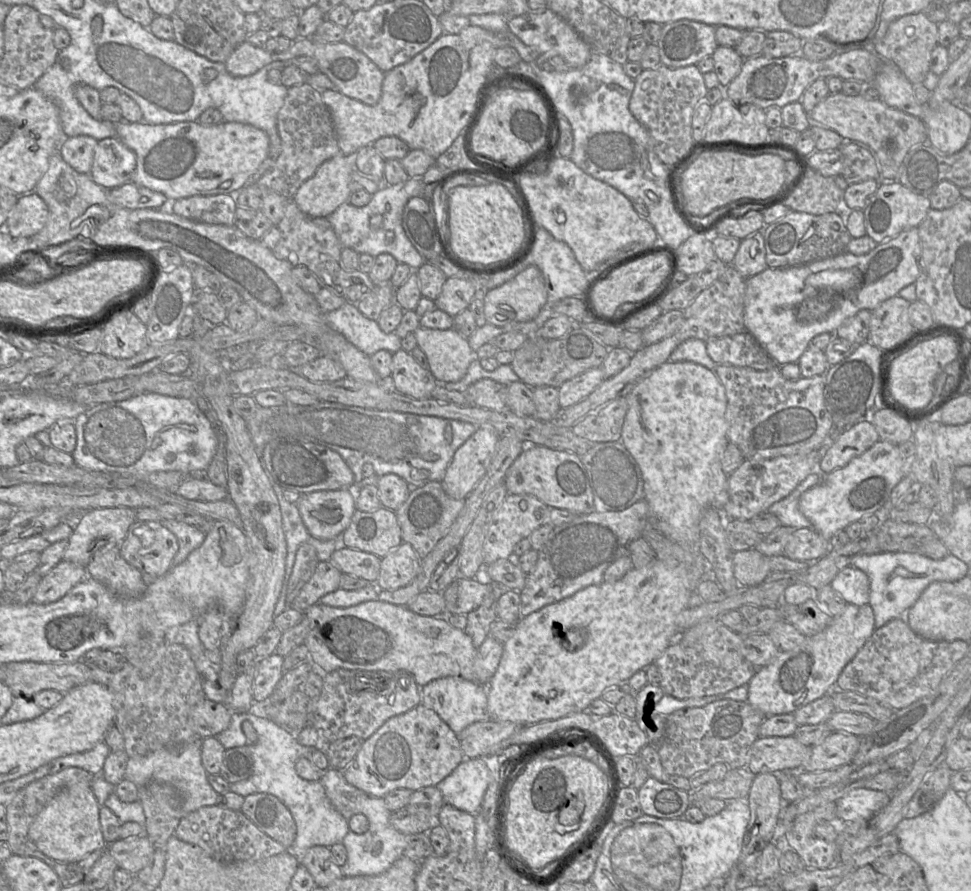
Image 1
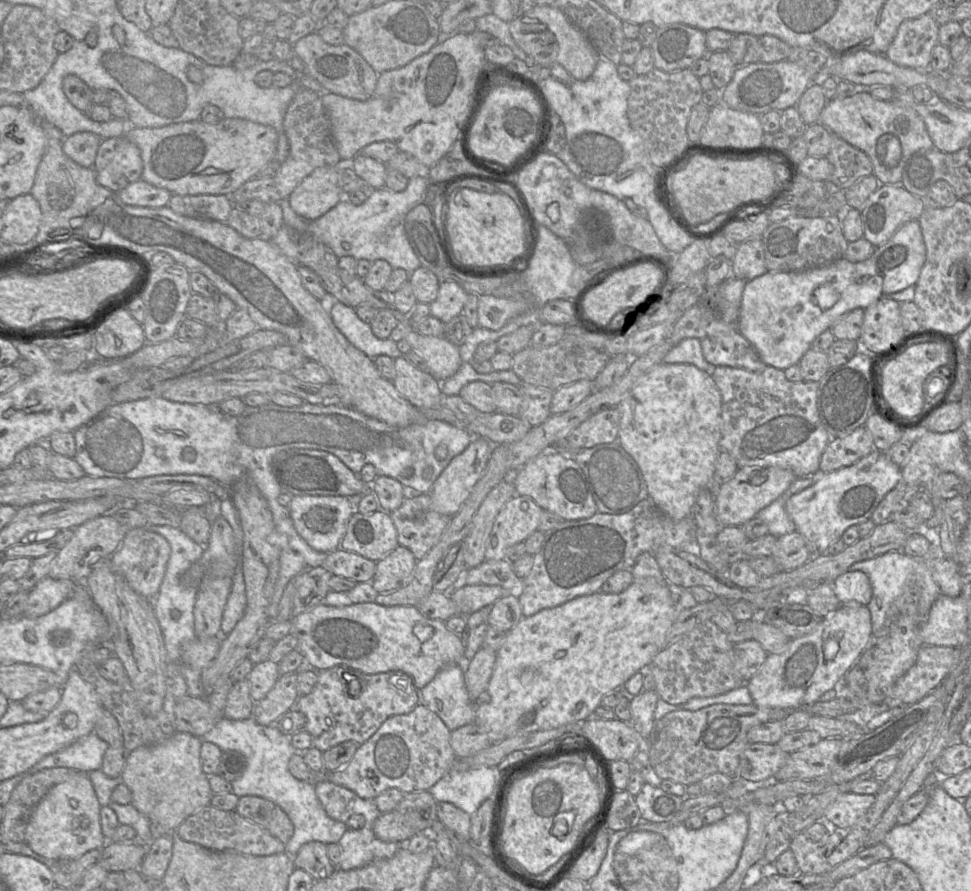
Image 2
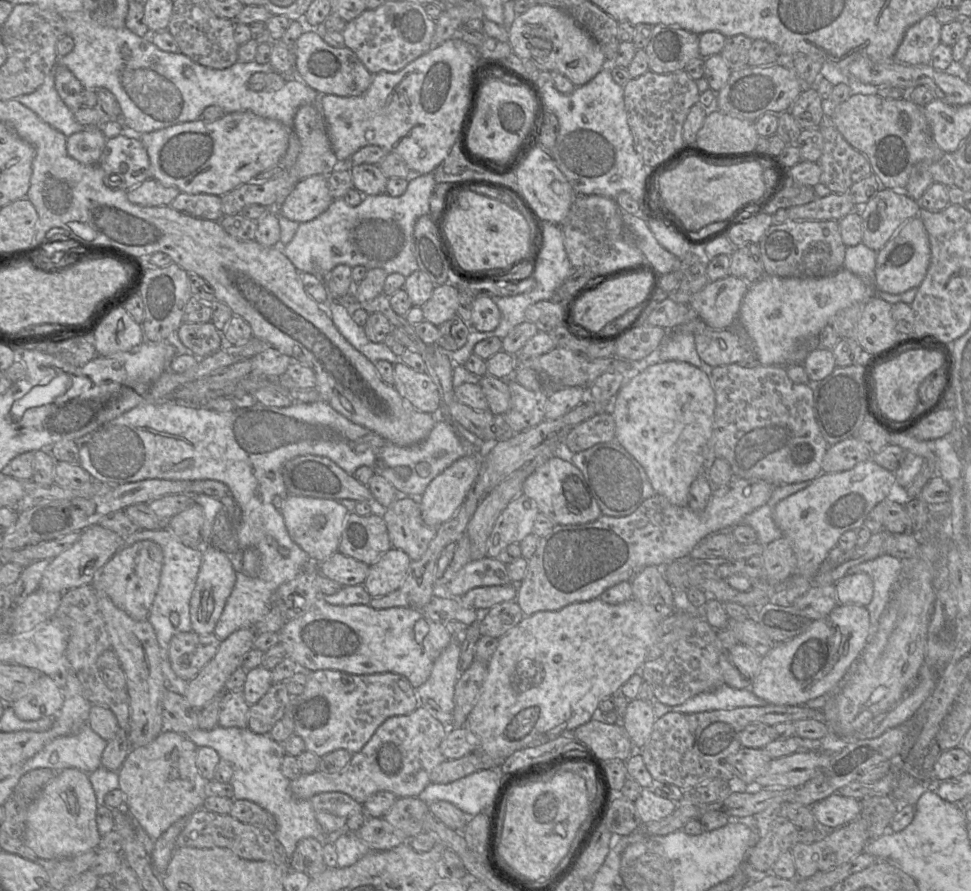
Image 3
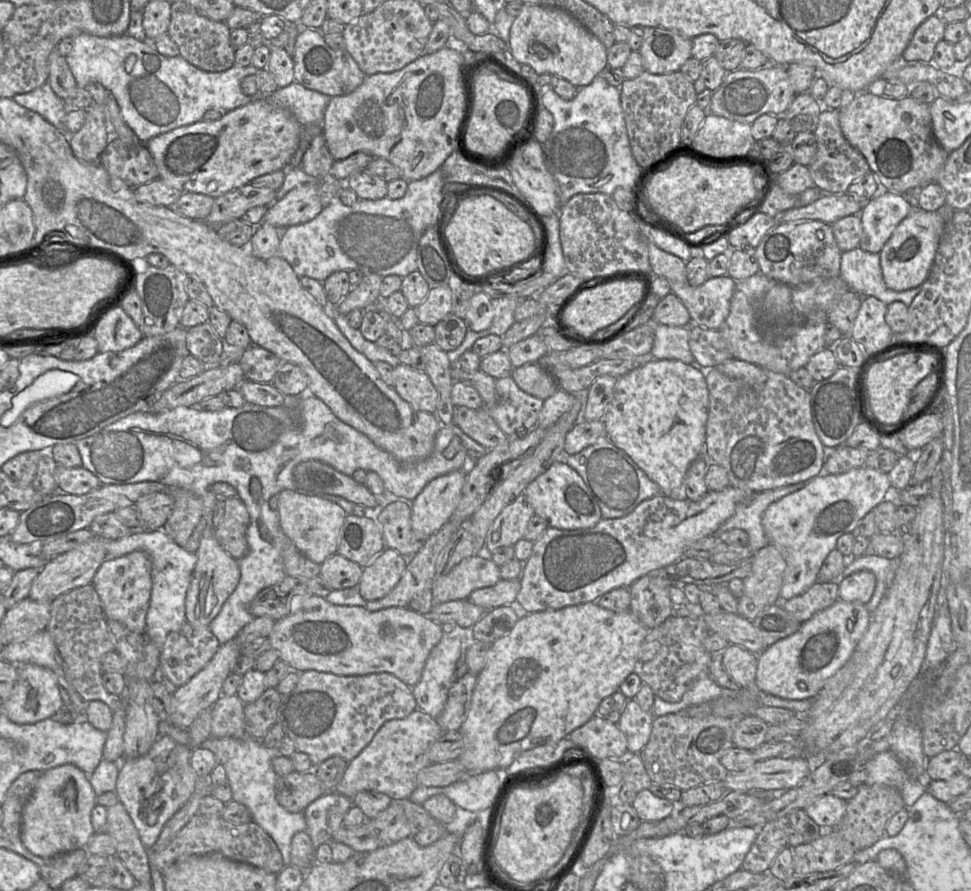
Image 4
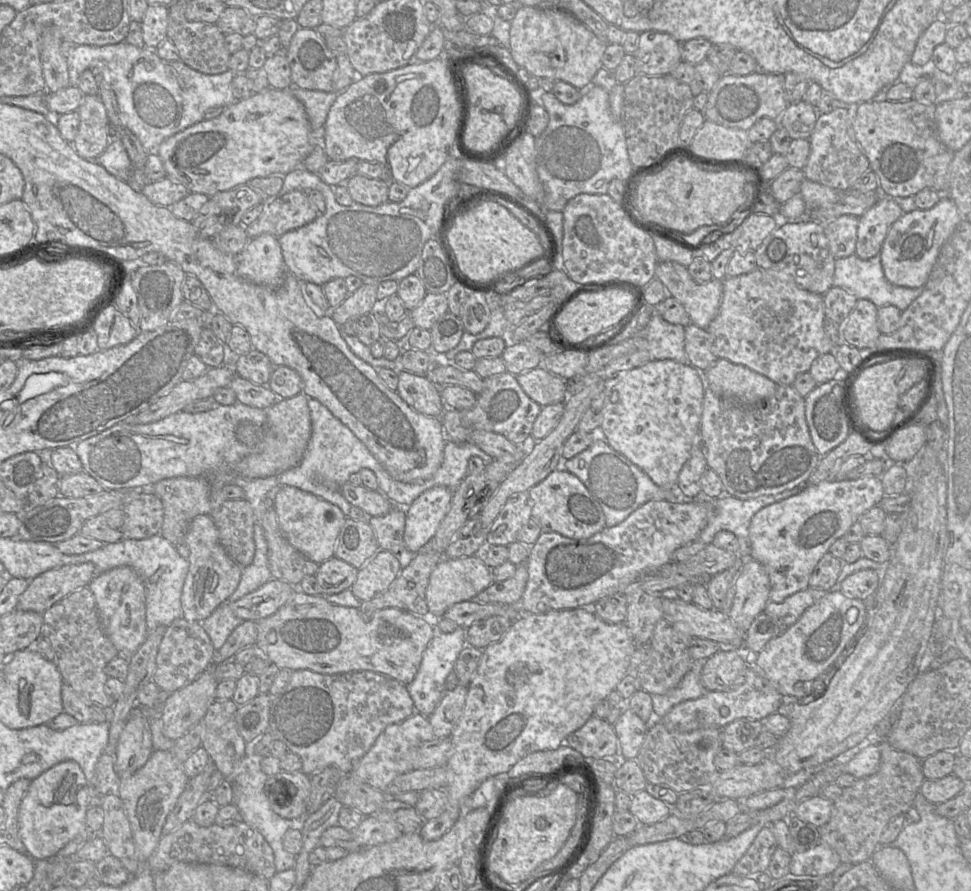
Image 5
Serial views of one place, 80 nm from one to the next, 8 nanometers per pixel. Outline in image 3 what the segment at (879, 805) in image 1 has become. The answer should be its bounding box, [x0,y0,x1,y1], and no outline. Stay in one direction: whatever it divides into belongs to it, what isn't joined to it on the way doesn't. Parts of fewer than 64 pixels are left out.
[810,792,861,829]

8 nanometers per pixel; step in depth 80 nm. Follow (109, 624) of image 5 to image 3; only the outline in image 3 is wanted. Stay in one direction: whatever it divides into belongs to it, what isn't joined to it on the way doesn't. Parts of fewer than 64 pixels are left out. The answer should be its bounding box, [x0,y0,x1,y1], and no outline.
[93,540,163,621]

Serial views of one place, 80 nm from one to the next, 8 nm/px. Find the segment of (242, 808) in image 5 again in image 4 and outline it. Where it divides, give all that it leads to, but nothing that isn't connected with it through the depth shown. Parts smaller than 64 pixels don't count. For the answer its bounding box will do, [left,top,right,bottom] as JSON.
[201,737,306,866]

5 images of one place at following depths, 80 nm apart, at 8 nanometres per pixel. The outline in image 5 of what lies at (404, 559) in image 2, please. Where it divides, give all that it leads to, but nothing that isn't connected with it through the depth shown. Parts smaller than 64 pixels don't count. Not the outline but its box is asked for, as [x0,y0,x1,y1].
[350,550,402,602]

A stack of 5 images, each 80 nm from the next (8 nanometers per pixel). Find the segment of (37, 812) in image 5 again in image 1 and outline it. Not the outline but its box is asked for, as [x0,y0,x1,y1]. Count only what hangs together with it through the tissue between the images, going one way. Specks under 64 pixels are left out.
[29,782,104,862]

